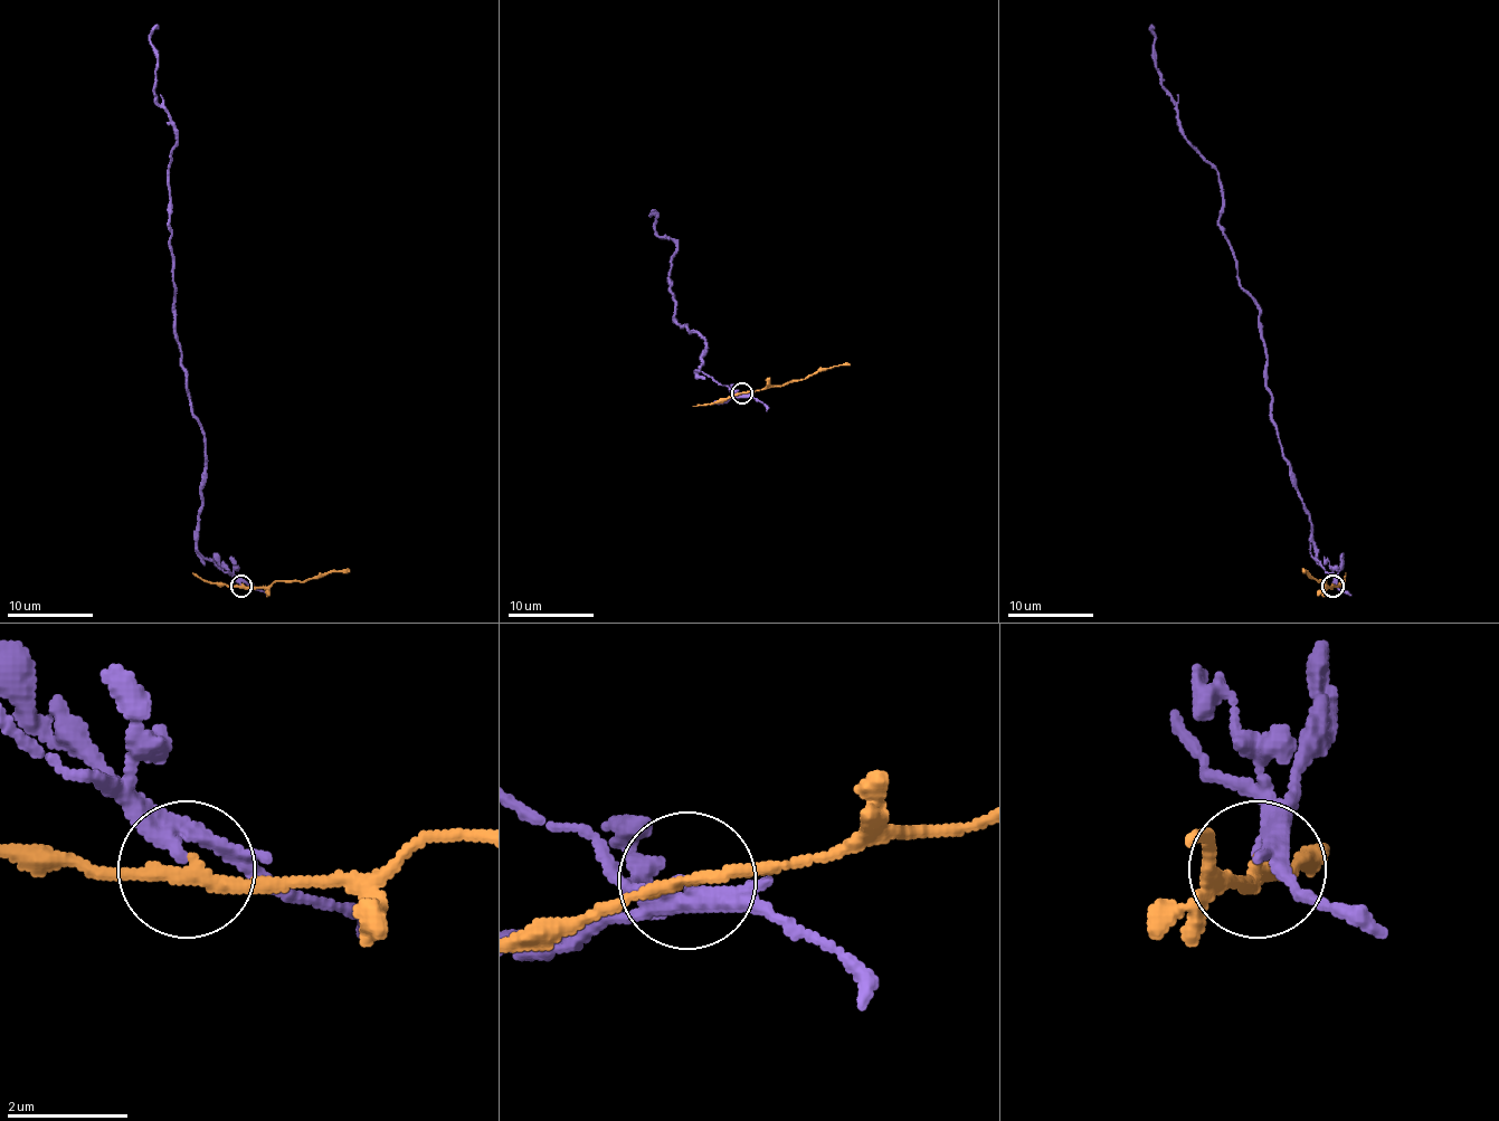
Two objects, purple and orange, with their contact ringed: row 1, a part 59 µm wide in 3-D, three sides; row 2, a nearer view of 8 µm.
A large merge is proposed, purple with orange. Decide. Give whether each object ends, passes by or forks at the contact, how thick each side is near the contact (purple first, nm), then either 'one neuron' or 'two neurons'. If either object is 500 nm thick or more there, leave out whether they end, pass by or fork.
purple passes by; orange passes by; calibres 240 and 200 nm; two neurons

